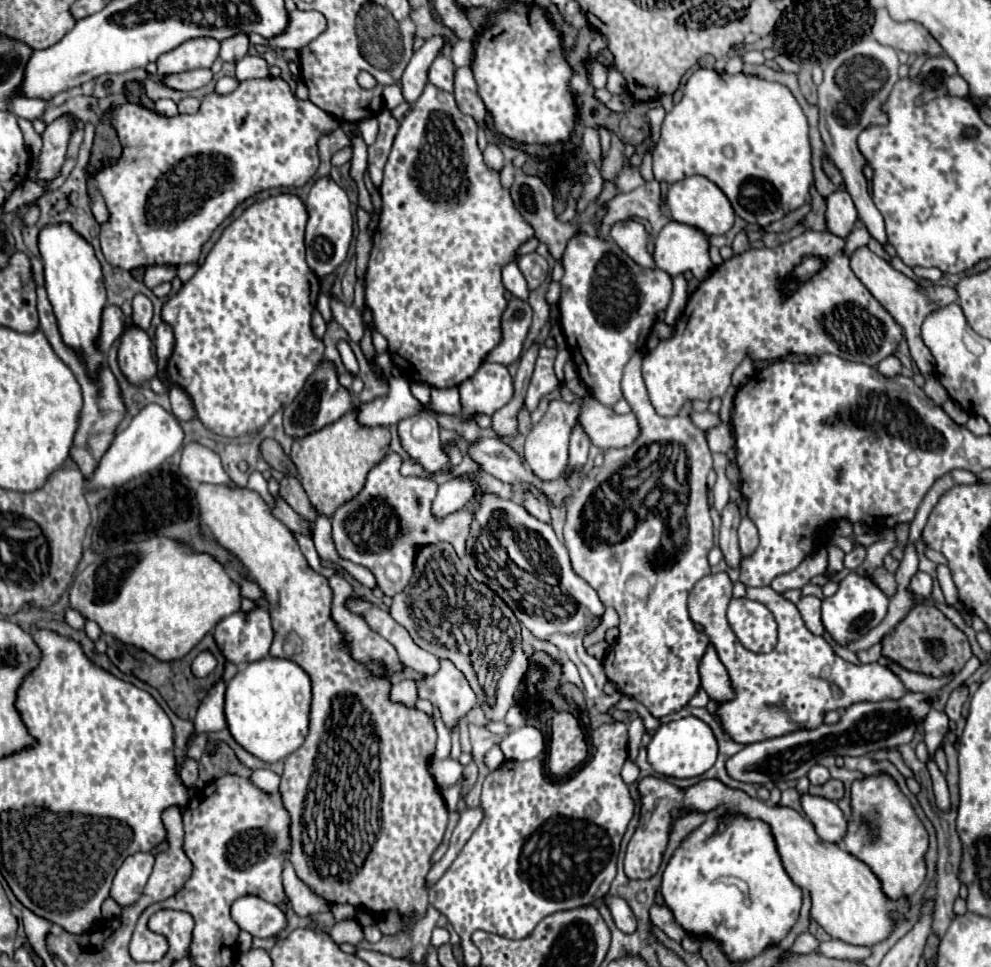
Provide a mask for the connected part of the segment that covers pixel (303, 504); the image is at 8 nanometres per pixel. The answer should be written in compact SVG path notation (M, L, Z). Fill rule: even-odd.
M285 476L281 482L279 482L279 496L305 520L309 522L315 522L319 512L311 506L301 482L293 476Z

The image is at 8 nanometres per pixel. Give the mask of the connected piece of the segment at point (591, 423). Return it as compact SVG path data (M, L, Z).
M585 398L581 408L581 424L595 446L601 450L625 448L639 436L639 422L635 414L615 414L611 408L599 404L595 398Z

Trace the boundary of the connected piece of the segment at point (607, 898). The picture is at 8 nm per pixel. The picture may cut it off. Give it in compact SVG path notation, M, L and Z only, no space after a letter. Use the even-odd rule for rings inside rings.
M605 894L603 902L609 908L609 912L611 912L611 916L613 916L613 920L615 920L615 924L617 924L619 930L623 930L623 932L635 932L635 928L637 928L635 916L633 916L629 904L621 896Z

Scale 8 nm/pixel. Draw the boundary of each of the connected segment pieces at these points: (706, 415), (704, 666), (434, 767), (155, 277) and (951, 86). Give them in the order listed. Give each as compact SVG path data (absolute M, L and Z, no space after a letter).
M693 412L691 414L691 418L693 418L693 424L697 424L701 430L711 430L711 428L715 428L717 424L721 424L721 418L719 418L719 414L713 414L713 412Z
M711 644L707 646L703 660L699 662L699 678L701 678L701 688L709 694L711 700L715 702L733 700L733 688L727 670L721 664L715 648L711 648Z
M431 758L431 764L429 764L429 772L431 776L437 780L439 786L443 788L449 788L453 784L457 784L457 780L461 778L461 770L463 766L457 762L457 760L451 760L451 758L445 758L445 760L439 760L439 758Z
M147 266L145 270L145 286L155 288L163 282L171 282L177 276L177 266Z
M958 74L948 77L945 84L949 95L966 97L969 94L968 84Z

